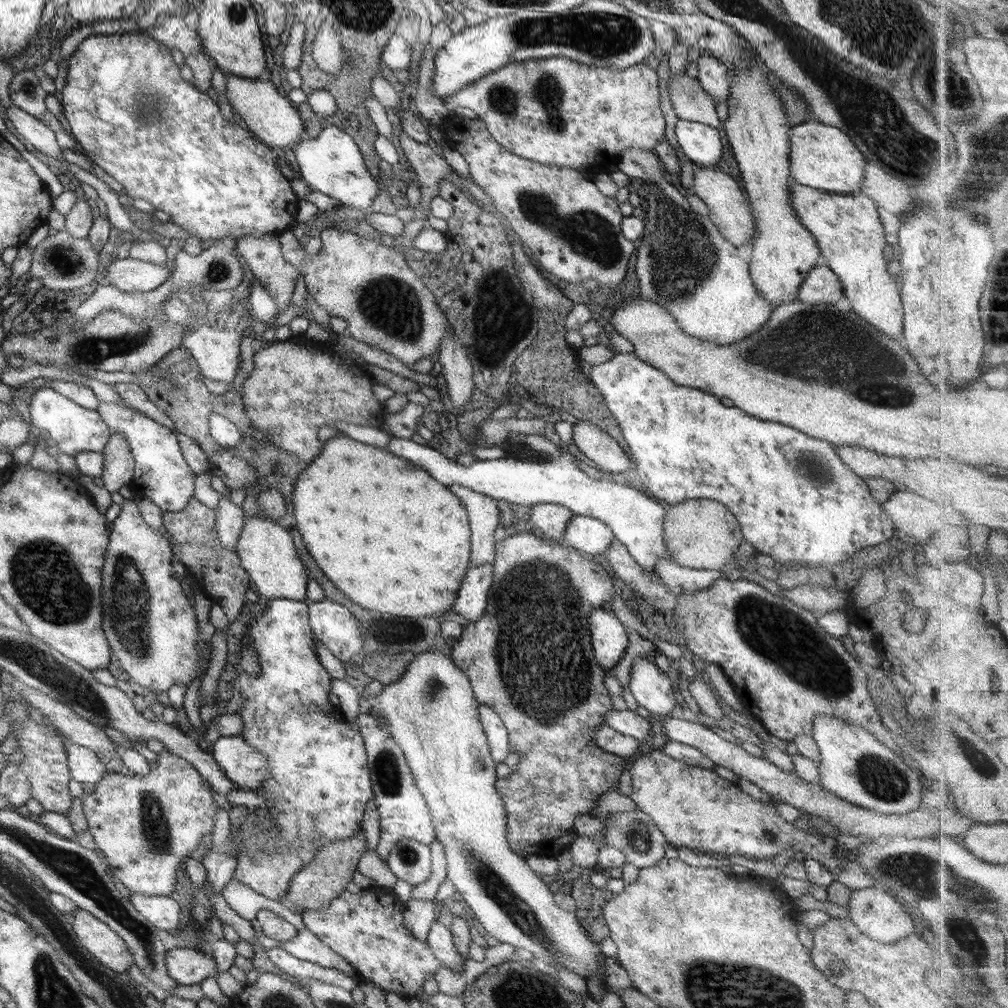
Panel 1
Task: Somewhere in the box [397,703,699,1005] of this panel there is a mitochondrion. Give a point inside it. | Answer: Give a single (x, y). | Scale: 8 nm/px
(489, 879)

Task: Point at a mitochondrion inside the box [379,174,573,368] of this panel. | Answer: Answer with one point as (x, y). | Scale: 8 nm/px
(499, 287)

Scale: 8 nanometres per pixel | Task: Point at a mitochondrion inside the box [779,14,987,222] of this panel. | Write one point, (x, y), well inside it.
(946, 82)

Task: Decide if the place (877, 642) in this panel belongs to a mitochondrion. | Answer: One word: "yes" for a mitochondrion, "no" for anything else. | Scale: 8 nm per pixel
no

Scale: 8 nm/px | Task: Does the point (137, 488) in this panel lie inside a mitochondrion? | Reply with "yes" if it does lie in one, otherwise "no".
no

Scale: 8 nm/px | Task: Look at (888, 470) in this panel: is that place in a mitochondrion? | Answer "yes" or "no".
no

